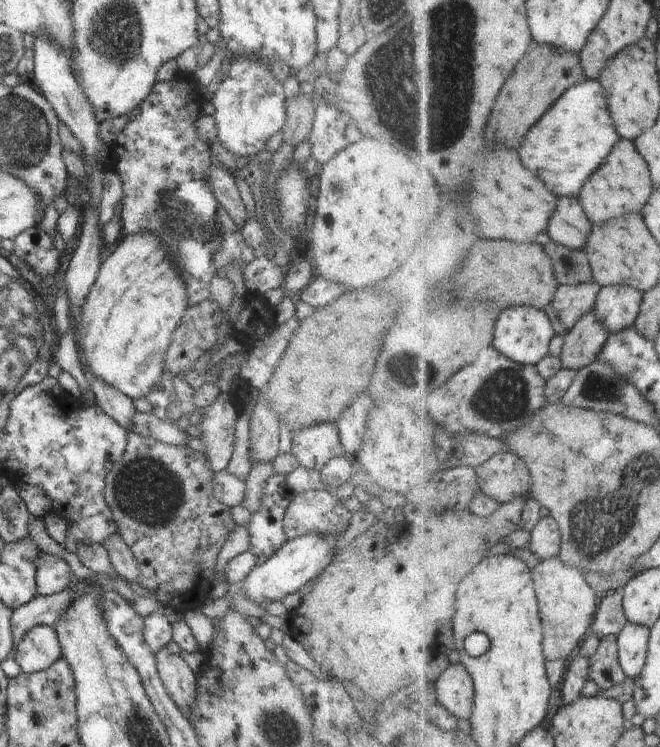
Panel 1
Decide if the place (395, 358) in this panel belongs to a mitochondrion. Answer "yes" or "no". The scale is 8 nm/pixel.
yes

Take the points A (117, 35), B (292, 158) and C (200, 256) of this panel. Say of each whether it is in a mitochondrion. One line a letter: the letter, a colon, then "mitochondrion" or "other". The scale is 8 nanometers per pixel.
A: mitochondrion
B: other
C: mitochondrion

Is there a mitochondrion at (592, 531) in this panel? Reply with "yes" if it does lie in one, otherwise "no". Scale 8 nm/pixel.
yes

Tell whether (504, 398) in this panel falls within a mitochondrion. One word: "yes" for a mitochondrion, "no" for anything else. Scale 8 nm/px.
yes

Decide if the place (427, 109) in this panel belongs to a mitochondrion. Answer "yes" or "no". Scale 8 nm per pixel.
yes

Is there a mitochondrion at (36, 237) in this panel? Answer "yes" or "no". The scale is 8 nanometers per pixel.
no

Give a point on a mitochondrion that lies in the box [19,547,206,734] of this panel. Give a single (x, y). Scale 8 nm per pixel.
(35, 716)

